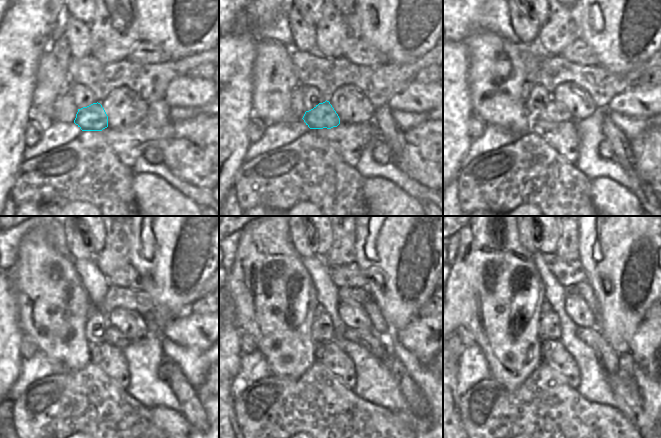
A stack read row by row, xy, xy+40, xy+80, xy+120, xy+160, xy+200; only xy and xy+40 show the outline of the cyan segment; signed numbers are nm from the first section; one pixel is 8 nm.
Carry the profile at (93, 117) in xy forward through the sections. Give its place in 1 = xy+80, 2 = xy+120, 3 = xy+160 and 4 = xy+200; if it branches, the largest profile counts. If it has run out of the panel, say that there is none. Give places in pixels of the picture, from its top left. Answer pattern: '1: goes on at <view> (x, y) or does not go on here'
1: goes on at xy+80 (555, 112)
2: goes on at xy+120 (112, 336)
3: goes on at xy+160 (377, 345)
4: goes on at xy+200 (629, 401)

